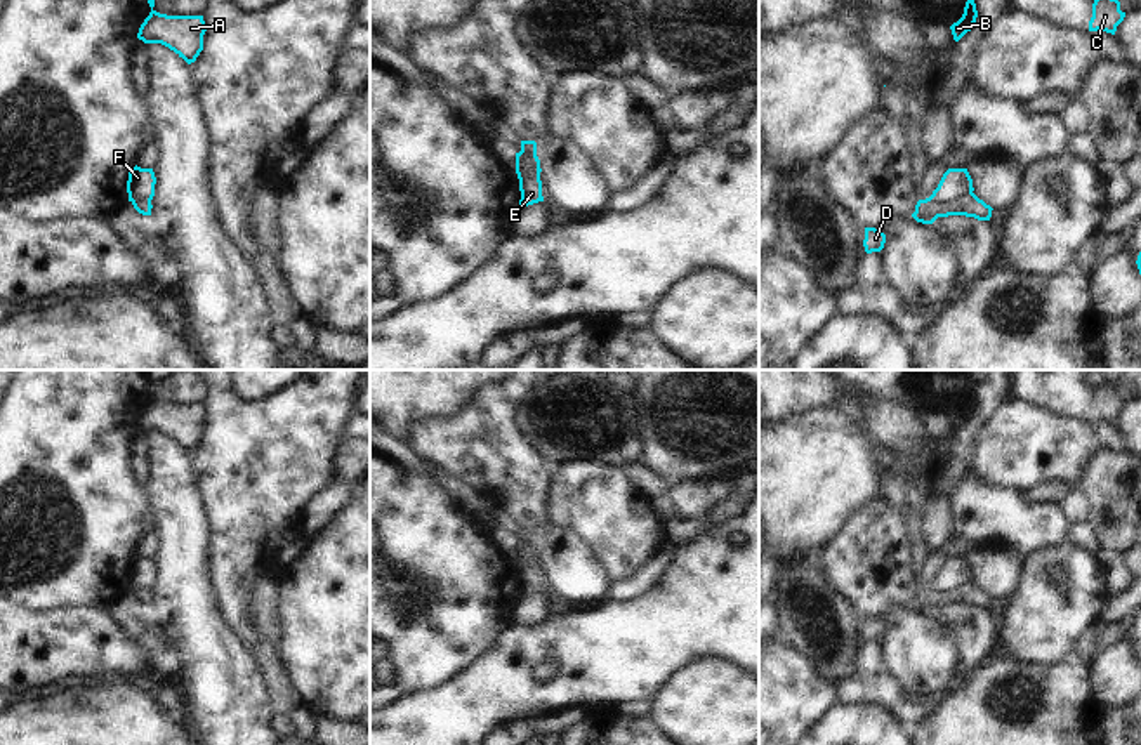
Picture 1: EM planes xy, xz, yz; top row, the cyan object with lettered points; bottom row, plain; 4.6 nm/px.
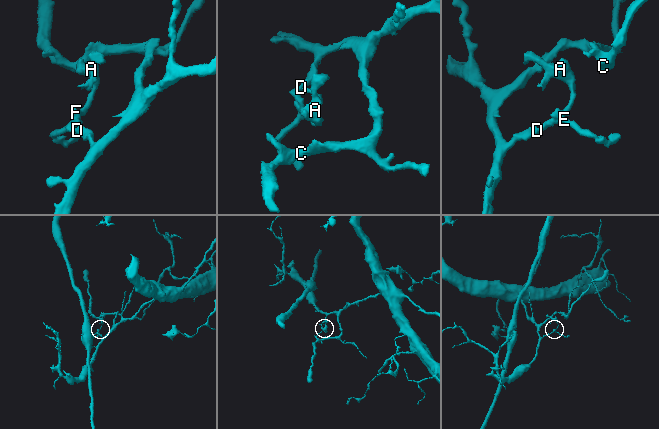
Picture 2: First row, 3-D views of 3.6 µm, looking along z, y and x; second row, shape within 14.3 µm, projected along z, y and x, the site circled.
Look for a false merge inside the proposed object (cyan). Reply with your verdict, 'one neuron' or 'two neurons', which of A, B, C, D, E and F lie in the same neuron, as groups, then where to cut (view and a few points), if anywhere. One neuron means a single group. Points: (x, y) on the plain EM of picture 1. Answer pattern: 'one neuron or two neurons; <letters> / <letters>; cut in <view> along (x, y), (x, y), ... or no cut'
two neurons; A B F / C D E; cut in yz along (971, 580), (950, 591), (933, 591), (929, 587)

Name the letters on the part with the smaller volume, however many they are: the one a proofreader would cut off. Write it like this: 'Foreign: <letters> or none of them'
Foreign: A, B, F

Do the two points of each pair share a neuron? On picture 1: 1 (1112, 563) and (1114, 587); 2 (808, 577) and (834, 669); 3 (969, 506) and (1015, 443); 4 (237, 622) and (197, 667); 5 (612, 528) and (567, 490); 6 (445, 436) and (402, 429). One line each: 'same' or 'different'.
1: same
2: same
3: different
4: different
5: same
6: different

